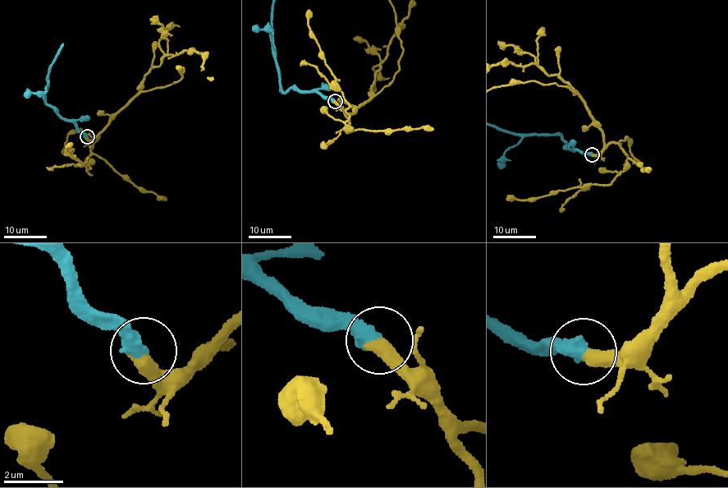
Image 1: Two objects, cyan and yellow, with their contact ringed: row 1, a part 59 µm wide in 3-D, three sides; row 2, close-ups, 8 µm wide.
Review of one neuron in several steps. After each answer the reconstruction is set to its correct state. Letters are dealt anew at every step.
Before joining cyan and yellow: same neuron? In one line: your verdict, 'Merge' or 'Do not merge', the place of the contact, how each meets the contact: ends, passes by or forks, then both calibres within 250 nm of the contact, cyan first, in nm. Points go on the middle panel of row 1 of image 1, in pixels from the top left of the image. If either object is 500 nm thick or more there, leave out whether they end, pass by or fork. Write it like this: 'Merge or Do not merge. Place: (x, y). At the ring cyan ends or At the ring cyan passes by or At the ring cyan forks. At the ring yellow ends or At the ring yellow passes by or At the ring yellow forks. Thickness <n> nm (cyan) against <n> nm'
Merge. Place: (335, 101). Thickness 550 nm (cyan) against 480 nm

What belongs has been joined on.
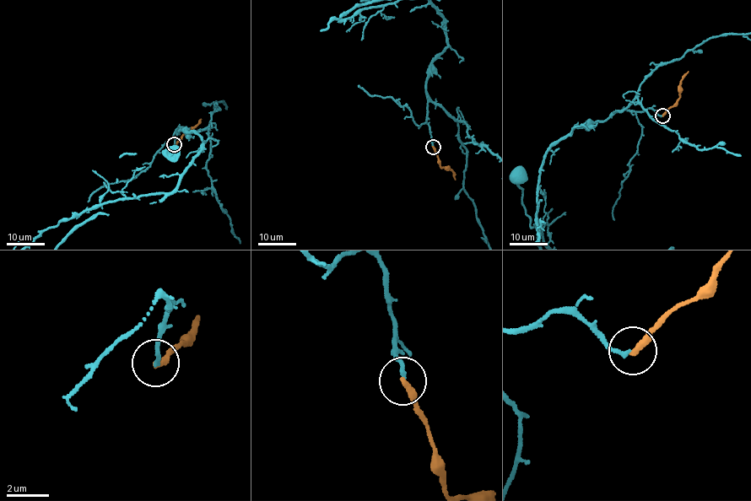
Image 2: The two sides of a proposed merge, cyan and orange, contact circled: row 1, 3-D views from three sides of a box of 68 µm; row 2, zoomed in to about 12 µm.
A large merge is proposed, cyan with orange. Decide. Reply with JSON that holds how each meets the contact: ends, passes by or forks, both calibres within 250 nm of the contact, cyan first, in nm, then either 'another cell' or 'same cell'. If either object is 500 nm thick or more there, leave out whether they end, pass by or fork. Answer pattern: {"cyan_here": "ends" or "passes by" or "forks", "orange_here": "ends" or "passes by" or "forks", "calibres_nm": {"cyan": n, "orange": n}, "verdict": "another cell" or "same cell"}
{"cyan_here": "ends", "orange_here": "ends", "calibres_nm": {"cyan": 180, "orange": 320}, "verdict": "same cell"}

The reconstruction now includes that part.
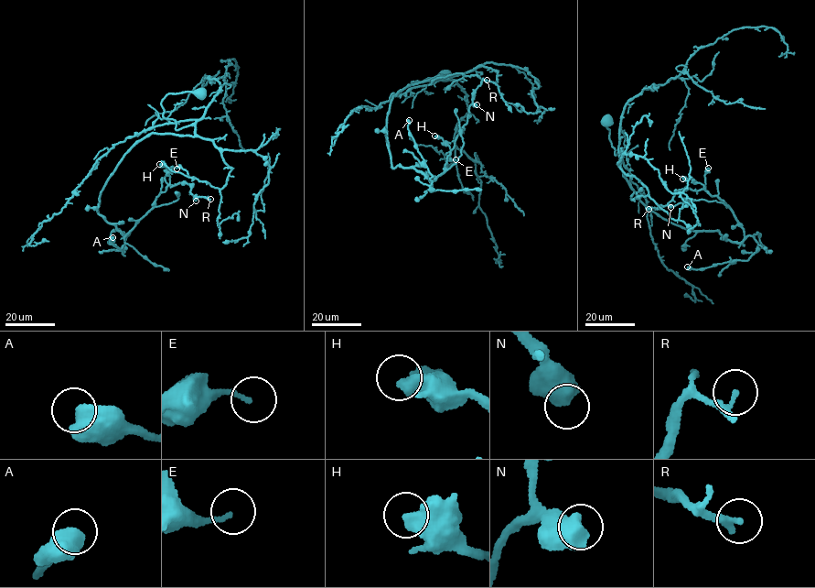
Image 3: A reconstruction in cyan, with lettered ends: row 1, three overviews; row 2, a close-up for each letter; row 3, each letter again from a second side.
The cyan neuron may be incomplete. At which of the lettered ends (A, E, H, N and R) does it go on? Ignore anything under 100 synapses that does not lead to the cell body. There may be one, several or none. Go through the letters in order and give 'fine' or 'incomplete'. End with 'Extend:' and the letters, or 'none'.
A: fine
E: fine
H: fine
N: fine
R: fine
Extend: none

